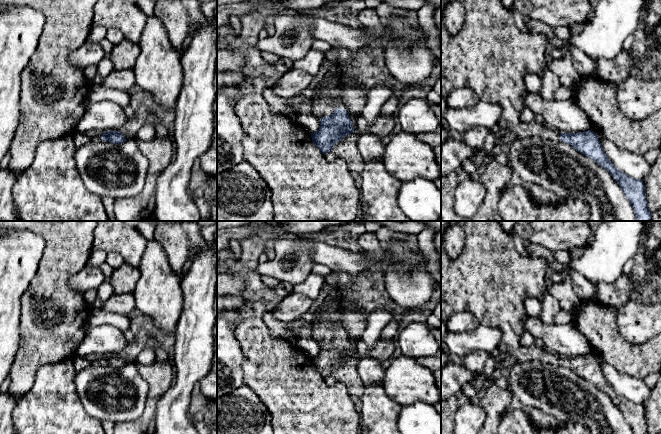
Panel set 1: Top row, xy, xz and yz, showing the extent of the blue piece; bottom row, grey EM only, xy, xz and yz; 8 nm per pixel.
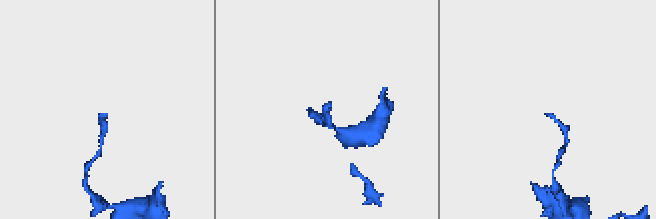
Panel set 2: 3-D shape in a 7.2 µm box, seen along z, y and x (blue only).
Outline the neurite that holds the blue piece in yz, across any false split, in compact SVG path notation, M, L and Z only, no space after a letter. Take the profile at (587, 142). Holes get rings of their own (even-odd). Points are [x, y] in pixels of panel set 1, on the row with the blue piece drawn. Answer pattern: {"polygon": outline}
{"polygon": "M500 0L460 1L466 12L460 31L456 35L451 35L441 24L441 95L447 97L457 88L470 88L478 95L480 101L496 103L500 106L501 117L498 127L506 132L513 133L519 139L541 136L543 139L561 140L571 145L610 173L629 200L636 221L651 221L652 213L648 208L643 180L634 179L616 168L592 129L579 133L560 133L534 120L529 123L521 121L521 113L527 108L524 105L524 98L528 93L524 77L528 74L541 75L547 68L548 38L544 34L520 31L516 26L512 11L503 7Z"}

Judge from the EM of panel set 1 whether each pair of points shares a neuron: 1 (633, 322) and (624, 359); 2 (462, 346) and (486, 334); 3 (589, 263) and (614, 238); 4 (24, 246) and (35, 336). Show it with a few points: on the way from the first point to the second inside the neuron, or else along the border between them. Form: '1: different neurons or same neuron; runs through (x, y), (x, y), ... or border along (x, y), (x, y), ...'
1: different neurons; border along (615, 320), (619, 332), (630, 342), (650, 339)
2: same neuron; runs through (468, 342), (480, 340)
3: same neuron; runs through (595, 257), (608, 244)
4: different neurons; border along (40, 262), (28, 288), (21, 297), (20, 305)

